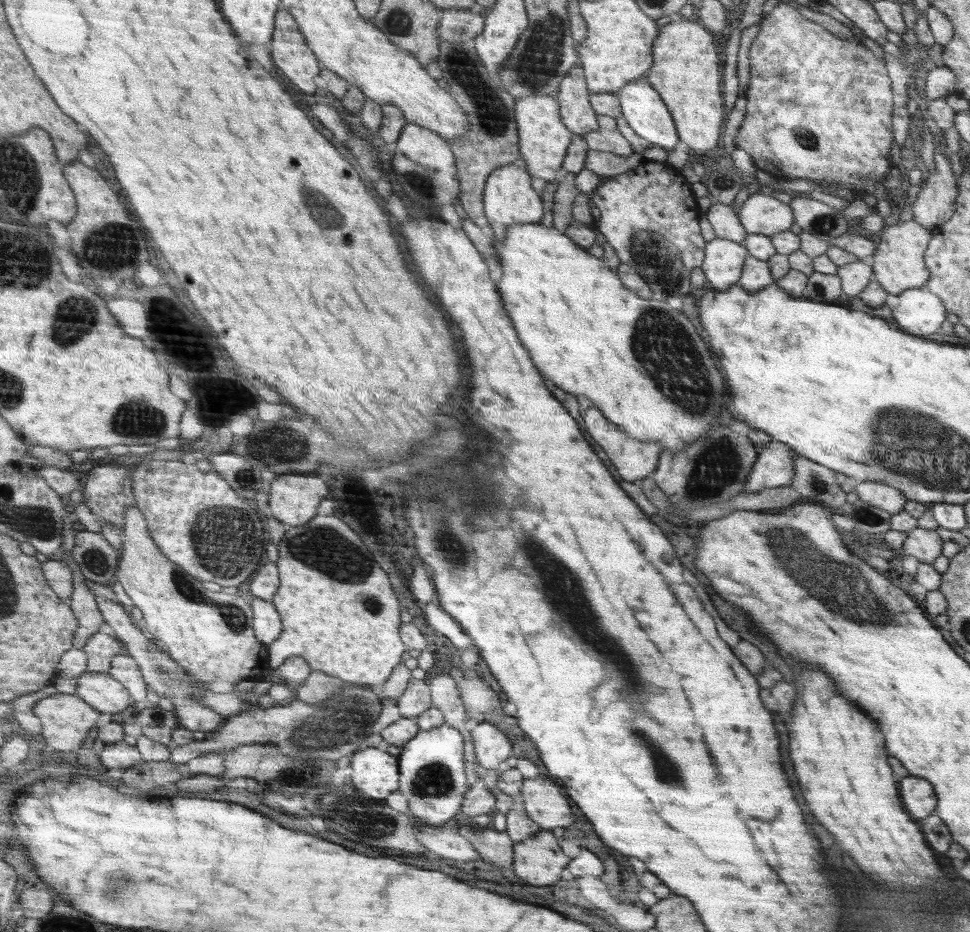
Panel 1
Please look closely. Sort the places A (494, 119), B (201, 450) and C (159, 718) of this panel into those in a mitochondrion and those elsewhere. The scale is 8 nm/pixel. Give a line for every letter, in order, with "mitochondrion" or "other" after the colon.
A: mitochondrion
B: other
C: mitochondrion

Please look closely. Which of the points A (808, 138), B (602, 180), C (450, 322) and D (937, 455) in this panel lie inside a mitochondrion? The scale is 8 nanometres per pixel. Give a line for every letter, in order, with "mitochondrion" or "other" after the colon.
A: mitochondrion
B: other
C: other
D: mitochondrion

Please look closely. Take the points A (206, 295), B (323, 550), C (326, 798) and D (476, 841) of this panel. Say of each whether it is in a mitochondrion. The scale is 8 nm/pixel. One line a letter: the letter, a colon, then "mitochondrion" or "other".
A: other
B: mitochondrion
C: mitochondrion
D: other

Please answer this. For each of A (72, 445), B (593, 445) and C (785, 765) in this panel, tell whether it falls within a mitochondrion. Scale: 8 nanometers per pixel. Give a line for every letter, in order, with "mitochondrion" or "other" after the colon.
A: other
B: other
C: other

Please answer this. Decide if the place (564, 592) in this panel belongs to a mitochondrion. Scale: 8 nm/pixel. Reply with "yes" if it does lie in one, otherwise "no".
yes

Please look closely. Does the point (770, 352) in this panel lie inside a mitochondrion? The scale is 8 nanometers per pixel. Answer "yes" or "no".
no

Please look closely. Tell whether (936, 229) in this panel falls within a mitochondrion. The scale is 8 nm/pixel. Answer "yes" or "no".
no

